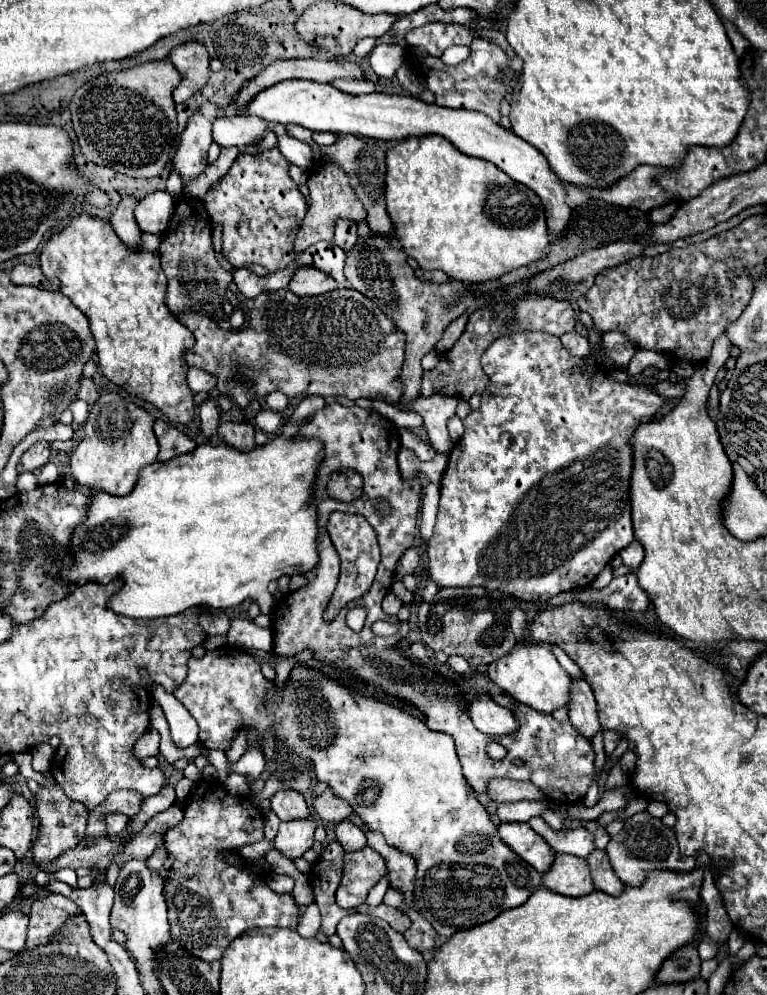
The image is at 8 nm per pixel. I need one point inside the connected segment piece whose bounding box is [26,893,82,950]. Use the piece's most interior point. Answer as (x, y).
(48, 914)

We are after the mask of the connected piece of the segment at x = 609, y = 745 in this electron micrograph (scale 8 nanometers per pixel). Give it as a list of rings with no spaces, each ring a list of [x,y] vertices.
[[[603,730],[603,742],[604,742],[604,749],[607,755],[610,755],[618,745],[621,736],[611,730]]]

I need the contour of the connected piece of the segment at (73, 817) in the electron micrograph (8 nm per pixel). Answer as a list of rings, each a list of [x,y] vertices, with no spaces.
[[[54,784],[52,788],[40,788],[40,794],[36,796],[36,808],[38,808],[38,818],[40,818],[40,830],[32,846],[32,856],[40,870],[44,870],[46,874],[52,874],[48,870],[48,864],[56,860],[60,854],[64,854],[66,850],[82,842],[84,828],[88,824],[88,810],[84,808],[84,804],[68,800],[68,796],[62,792],[58,784]]]

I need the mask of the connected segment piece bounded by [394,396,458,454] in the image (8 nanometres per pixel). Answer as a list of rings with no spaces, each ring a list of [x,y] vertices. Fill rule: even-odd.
[[[418,396],[414,400],[408,402],[408,406],[402,406],[400,402],[396,402],[396,408],[410,408],[414,412],[418,412],[424,418],[424,428],[428,432],[428,440],[430,444],[442,452],[448,454],[454,446],[454,442],[450,440],[446,422],[450,416],[456,414],[456,404],[458,398],[450,398],[450,396]]]

